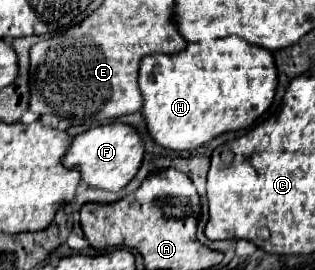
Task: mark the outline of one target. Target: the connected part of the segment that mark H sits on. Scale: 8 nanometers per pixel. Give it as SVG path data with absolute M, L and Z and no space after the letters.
M225 36L209 42L191 42L185 46L185 50L175 54L145 56L139 66L139 88L143 96L141 114L145 118L149 136L163 148L183 152L195 150L223 132L249 128L259 116L263 116L275 96L277 70L269 50L235 36Z

